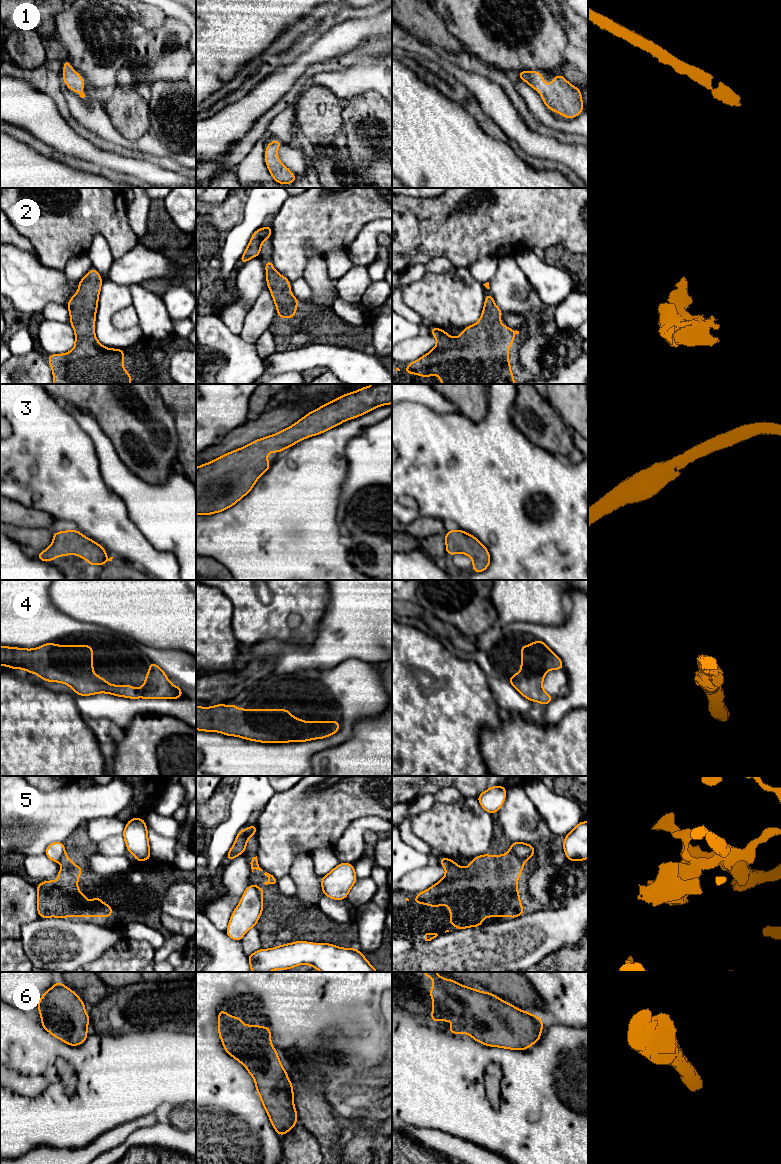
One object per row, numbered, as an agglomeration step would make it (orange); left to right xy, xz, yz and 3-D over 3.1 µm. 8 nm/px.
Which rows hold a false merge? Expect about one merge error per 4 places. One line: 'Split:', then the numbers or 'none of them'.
Split: 5

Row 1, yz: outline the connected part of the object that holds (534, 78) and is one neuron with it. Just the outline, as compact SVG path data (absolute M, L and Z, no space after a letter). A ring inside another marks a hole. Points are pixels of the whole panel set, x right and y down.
M521 71L517 76L541 94L545 106L563 117L572 119L584 109L581 90L571 85L561 74L556 75L551 85L544 84L538 71Z

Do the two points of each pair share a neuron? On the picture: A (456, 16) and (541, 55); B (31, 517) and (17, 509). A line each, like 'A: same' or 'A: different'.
A: same
B: same

